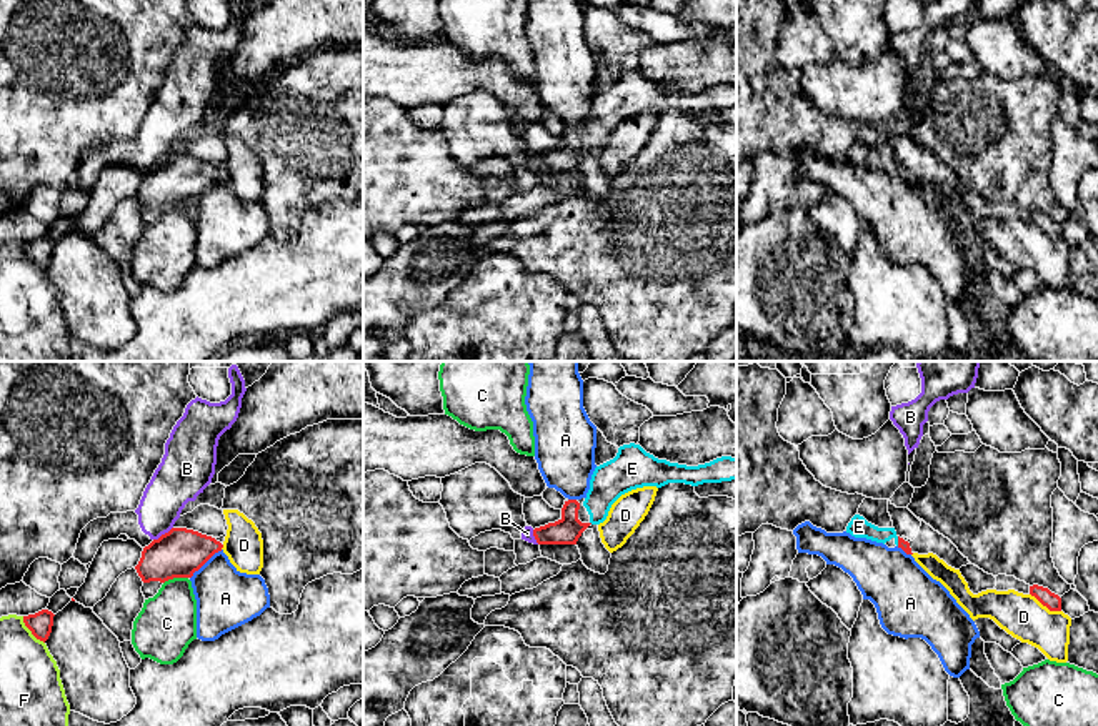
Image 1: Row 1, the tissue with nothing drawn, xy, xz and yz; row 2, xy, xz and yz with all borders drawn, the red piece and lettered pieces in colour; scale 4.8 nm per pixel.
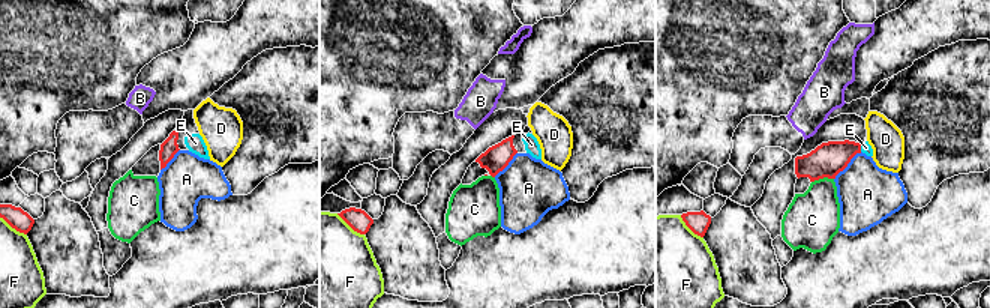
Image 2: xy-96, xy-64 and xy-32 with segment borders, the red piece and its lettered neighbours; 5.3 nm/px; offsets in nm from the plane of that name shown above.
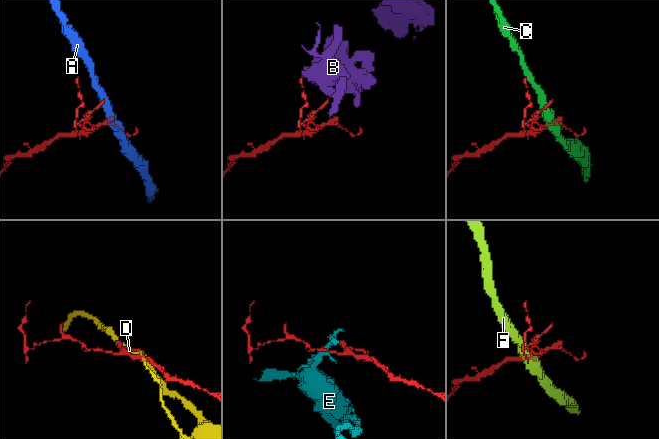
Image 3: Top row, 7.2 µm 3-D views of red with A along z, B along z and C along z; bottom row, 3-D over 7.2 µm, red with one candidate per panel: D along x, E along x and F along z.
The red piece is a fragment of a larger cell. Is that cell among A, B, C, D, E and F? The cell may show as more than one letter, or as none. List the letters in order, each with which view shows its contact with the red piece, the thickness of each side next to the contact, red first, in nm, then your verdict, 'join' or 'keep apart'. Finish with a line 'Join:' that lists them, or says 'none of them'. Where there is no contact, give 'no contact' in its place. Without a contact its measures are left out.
A: xy | 240/280 nm | keep apart
B: xy | 240/220 nm | keep apart
C: xy | 240/280 nm | keep apart
D: yz | 80/220 nm | keep apart
E: yz | 50/100 nm | join
F: xy | 120/280 nm | keep apart
Join: E

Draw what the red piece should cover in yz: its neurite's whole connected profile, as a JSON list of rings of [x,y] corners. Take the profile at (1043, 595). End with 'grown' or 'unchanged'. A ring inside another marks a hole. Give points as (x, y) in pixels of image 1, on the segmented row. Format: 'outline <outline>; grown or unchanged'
outline [[[1033,584],[1030,586],[1030,594],[1035,596],[1050,611],[1061,611],[1061,598],[1051,593],[1048,588]]]; unchanged

